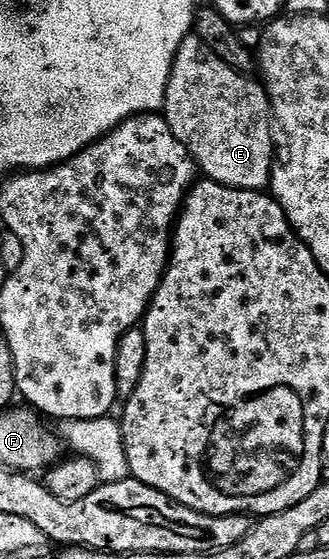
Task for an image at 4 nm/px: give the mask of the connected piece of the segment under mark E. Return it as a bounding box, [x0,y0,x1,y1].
[161,35,275,191]

